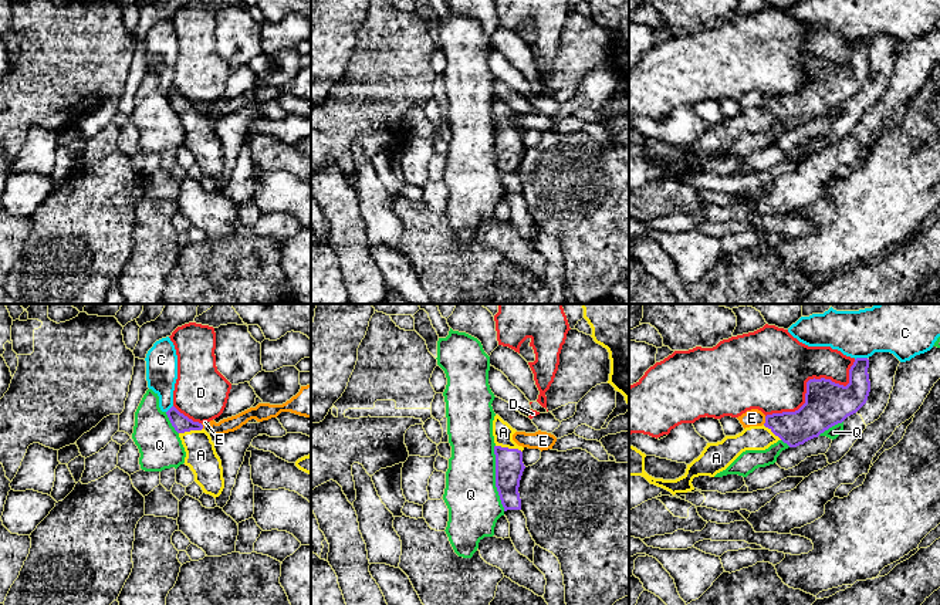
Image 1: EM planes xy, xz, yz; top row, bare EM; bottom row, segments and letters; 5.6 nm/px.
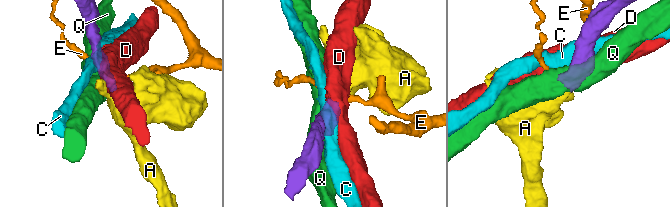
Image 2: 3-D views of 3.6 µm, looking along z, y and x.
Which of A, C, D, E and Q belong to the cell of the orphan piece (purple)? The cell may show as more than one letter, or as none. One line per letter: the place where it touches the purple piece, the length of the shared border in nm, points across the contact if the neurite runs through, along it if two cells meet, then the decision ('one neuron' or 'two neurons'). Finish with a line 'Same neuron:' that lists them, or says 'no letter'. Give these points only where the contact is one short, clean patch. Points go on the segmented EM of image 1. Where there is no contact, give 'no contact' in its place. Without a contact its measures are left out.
A: contact xz (507, 448); length 160 nm; way xz (509, 462), (507, 448), (503, 440), (503, 432); one neuron
C: contact yz (861, 358); length 70 nm; two neurons
D: contact yz (810, 379); length 600 nm; two neurons
E: contact yz (766, 421); length 50 nm; border yz (766, 416), (763, 423); two neurons
Q: contact xz (496, 477); length 380 nm; two neurons
Same neuron: A

